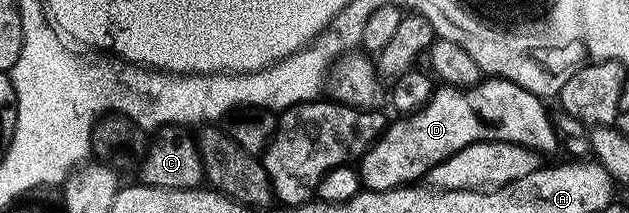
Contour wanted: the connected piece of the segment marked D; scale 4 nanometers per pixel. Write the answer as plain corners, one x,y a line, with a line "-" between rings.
485,78
473,87
438,87
422,108
402,115
394,124
392,121
362,154
361,183
371,192
416,185
420,181
417,179
428,177
439,162
480,140
511,142
542,154
558,151
557,131
553,129
553,117
545,104
542,97
510,80

